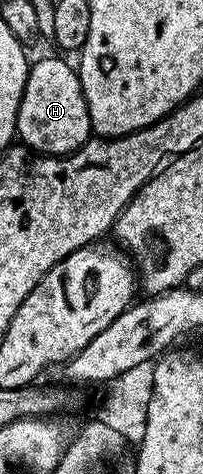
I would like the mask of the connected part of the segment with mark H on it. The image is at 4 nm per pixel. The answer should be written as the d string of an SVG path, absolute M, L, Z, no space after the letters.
M58 55L31 64L24 95L20 99L17 140L36 153L65 155L76 152L91 136L88 103L84 99L77 68L71 62L69 65L61 61Z

